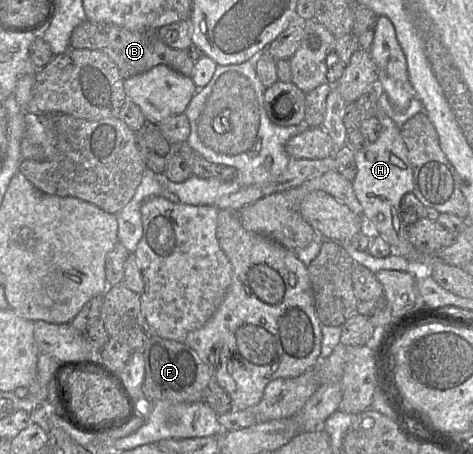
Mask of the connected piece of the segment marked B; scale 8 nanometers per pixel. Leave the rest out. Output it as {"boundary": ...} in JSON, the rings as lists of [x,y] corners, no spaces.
{"boundary":[[[88,20],[72,31],[70,48],[104,52],[115,63],[124,80],[144,73],[160,64],[166,65],[178,73],[192,78],[195,63],[189,57],[186,50],[171,48],[166,45],[160,39],[158,29],[132,31],[112,23],[97,23]]]}

